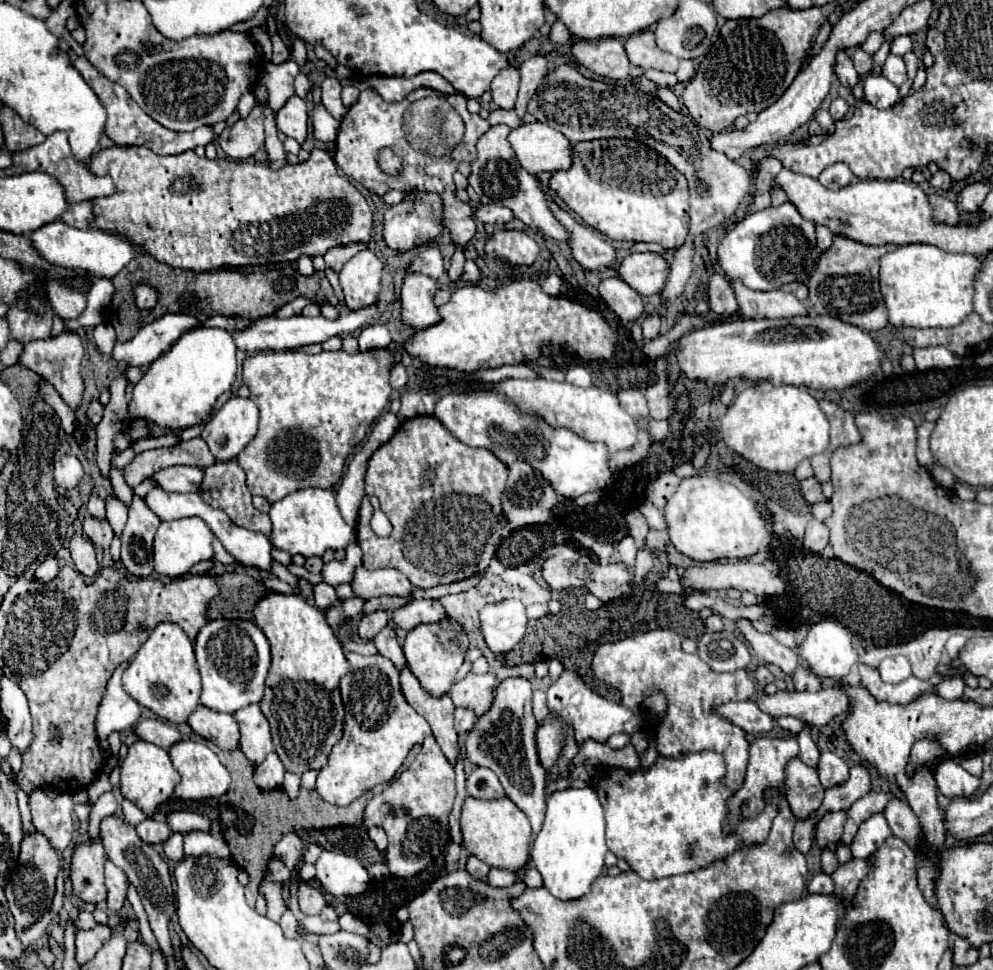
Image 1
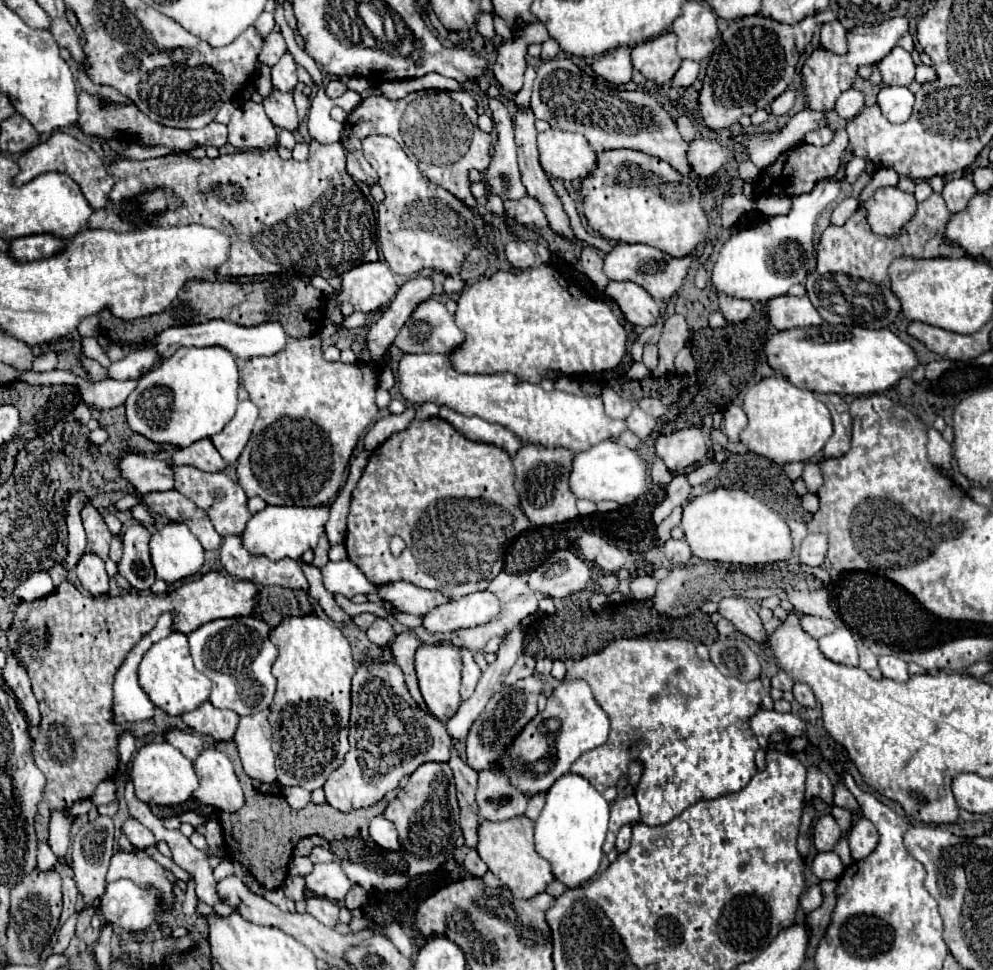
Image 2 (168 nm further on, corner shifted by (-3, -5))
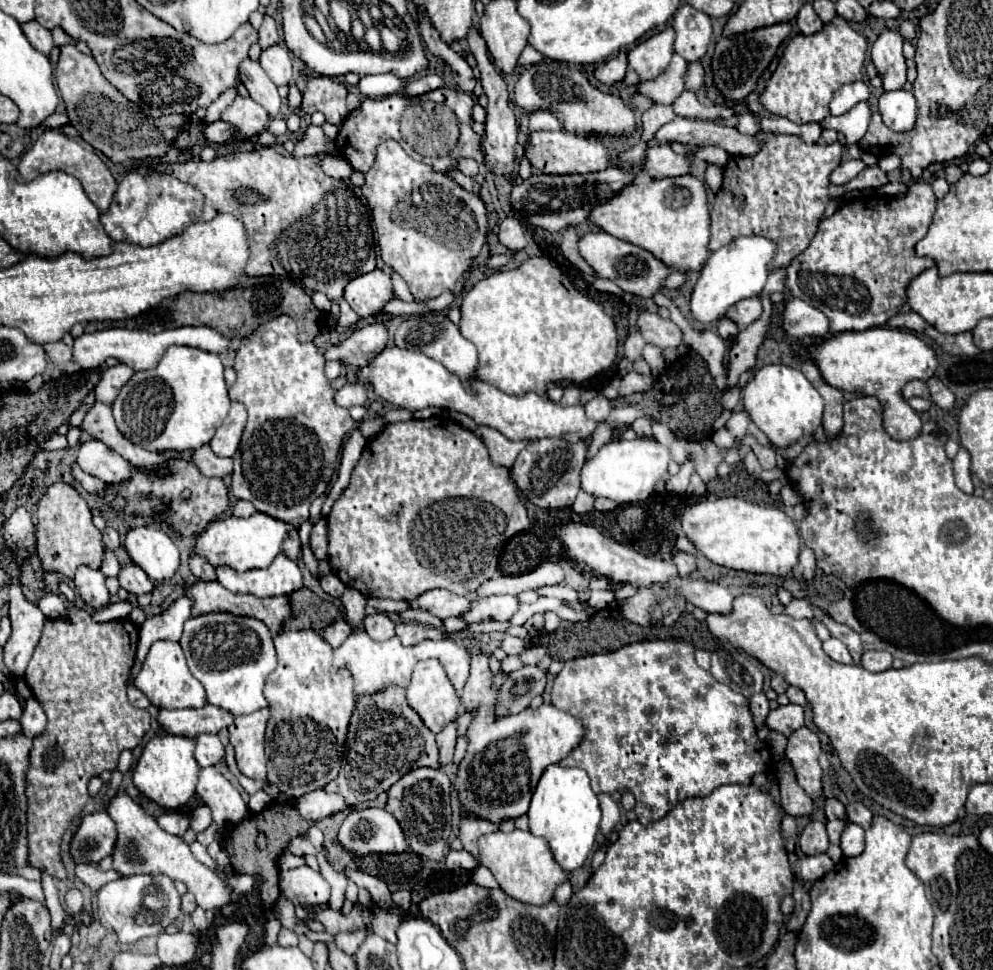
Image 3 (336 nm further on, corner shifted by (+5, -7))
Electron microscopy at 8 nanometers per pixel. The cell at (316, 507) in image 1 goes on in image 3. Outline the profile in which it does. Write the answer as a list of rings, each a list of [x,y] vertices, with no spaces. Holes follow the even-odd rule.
[[[254,512],[250,518],[230,516],[226,520],[210,524],[210,528],[196,540],[194,550],[204,556],[212,566],[224,564],[238,572],[246,572],[252,568],[268,568],[272,560],[282,554],[282,544],[292,530],[296,530],[292,524],[272,518],[264,512]]]

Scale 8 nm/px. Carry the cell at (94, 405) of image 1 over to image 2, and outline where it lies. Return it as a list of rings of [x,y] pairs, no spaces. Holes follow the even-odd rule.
[[[80,402],[80,404],[74,408],[72,418],[74,418],[74,422],[76,422],[76,424],[86,424],[86,422],[92,418],[92,412],[86,408],[86,404],[84,404],[84,402]]]

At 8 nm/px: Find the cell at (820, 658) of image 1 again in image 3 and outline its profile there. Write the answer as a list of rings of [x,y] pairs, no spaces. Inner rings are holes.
[[[830,638],[830,640],[822,642],[822,648],[824,648],[824,652],[826,652],[832,660],[842,662],[842,664],[852,664],[852,656],[850,656],[850,652],[846,650],[846,646],[844,646],[840,640]]]

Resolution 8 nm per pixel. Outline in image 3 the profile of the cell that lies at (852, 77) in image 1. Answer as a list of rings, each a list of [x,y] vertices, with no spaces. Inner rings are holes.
[[[804,4],[802,6],[802,10],[800,10],[800,14],[798,14],[798,28],[800,28],[800,32],[802,34],[816,34],[816,32],[820,32],[822,30],[822,20],[818,18],[818,14],[814,12],[814,8],[812,8],[812,4]]]

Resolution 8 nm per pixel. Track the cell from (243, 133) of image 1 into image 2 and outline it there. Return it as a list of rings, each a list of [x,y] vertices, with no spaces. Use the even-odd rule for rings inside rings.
[[[248,100],[236,106],[228,122],[228,142],[238,150],[264,150],[276,144],[276,126],[266,116],[262,104]]]

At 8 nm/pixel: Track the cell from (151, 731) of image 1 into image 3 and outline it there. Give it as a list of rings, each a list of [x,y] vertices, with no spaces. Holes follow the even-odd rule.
[[[200,734],[194,738],[194,758],[204,768],[210,764],[218,764],[224,758],[224,746],[216,734]]]

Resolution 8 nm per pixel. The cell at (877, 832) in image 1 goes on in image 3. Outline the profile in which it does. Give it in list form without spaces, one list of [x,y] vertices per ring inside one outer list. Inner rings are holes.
[[[848,824],[840,838],[840,848],[846,858],[858,856],[864,850],[864,828],[858,824]]]

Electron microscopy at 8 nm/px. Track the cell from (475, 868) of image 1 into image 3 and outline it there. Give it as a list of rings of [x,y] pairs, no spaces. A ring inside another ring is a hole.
[[[450,850],[446,856],[446,866],[448,870],[456,870],[456,868],[464,868],[464,870],[476,870],[478,868],[478,860],[466,852],[466,850]]]

